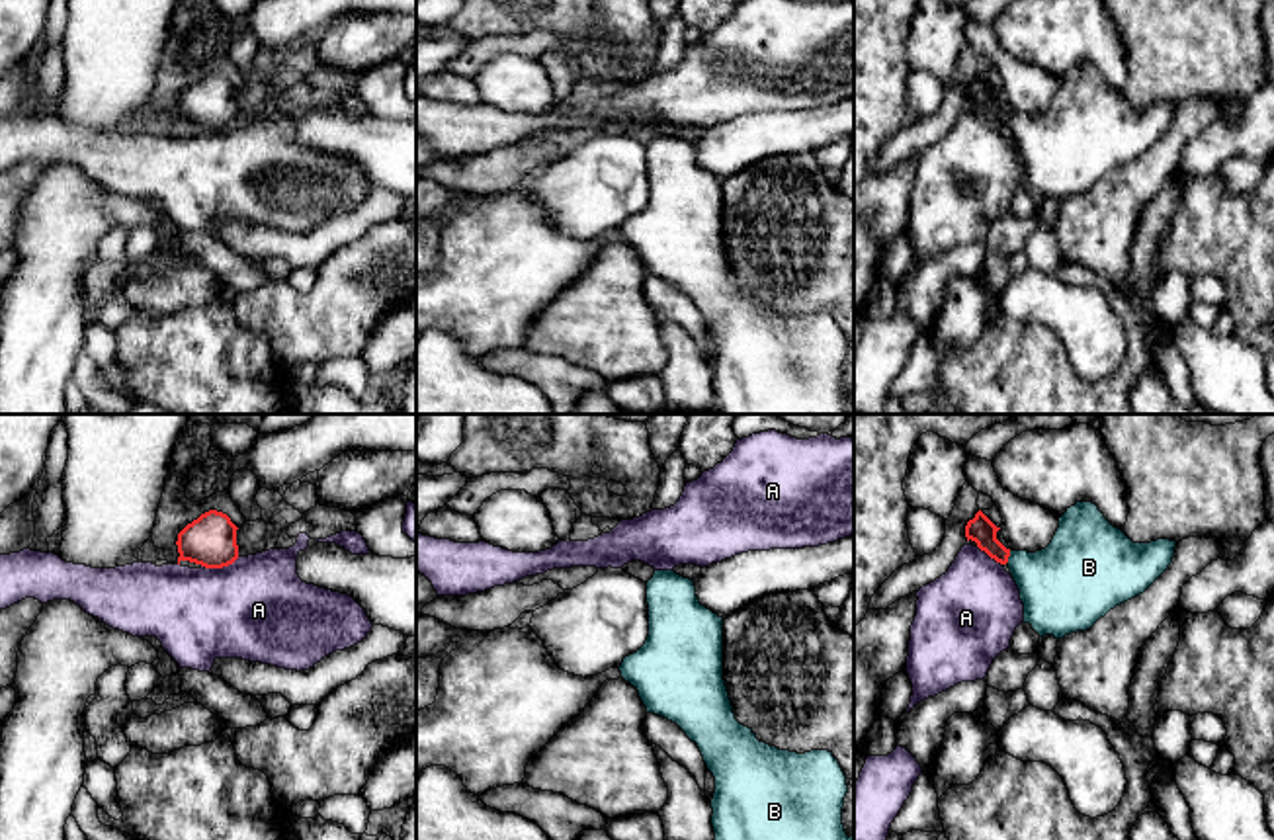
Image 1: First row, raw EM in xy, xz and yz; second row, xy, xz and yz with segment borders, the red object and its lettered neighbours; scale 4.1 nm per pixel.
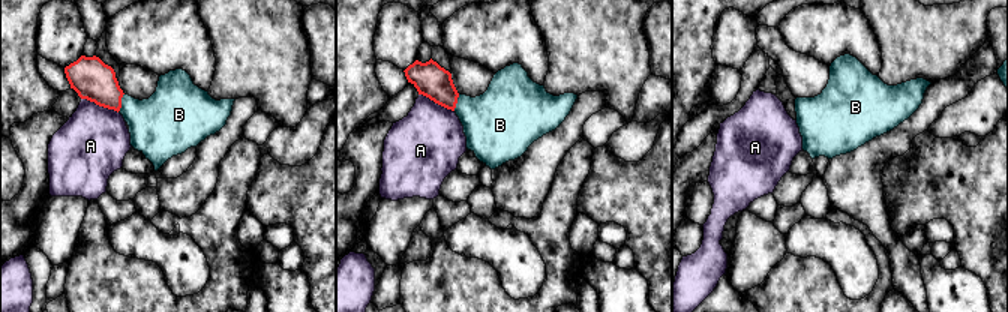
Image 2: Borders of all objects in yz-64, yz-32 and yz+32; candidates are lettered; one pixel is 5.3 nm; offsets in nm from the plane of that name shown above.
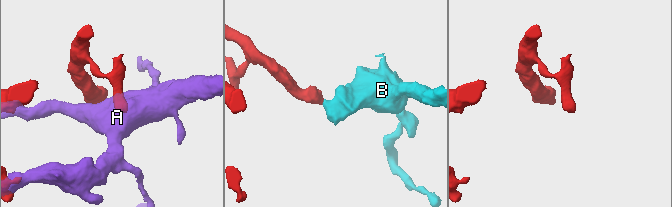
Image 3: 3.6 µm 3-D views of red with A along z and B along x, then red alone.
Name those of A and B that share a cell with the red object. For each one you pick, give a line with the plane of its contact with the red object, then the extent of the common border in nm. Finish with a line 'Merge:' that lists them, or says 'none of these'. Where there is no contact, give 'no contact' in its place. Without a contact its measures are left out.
B: contact in yz; length 60 nm
Merge: B

